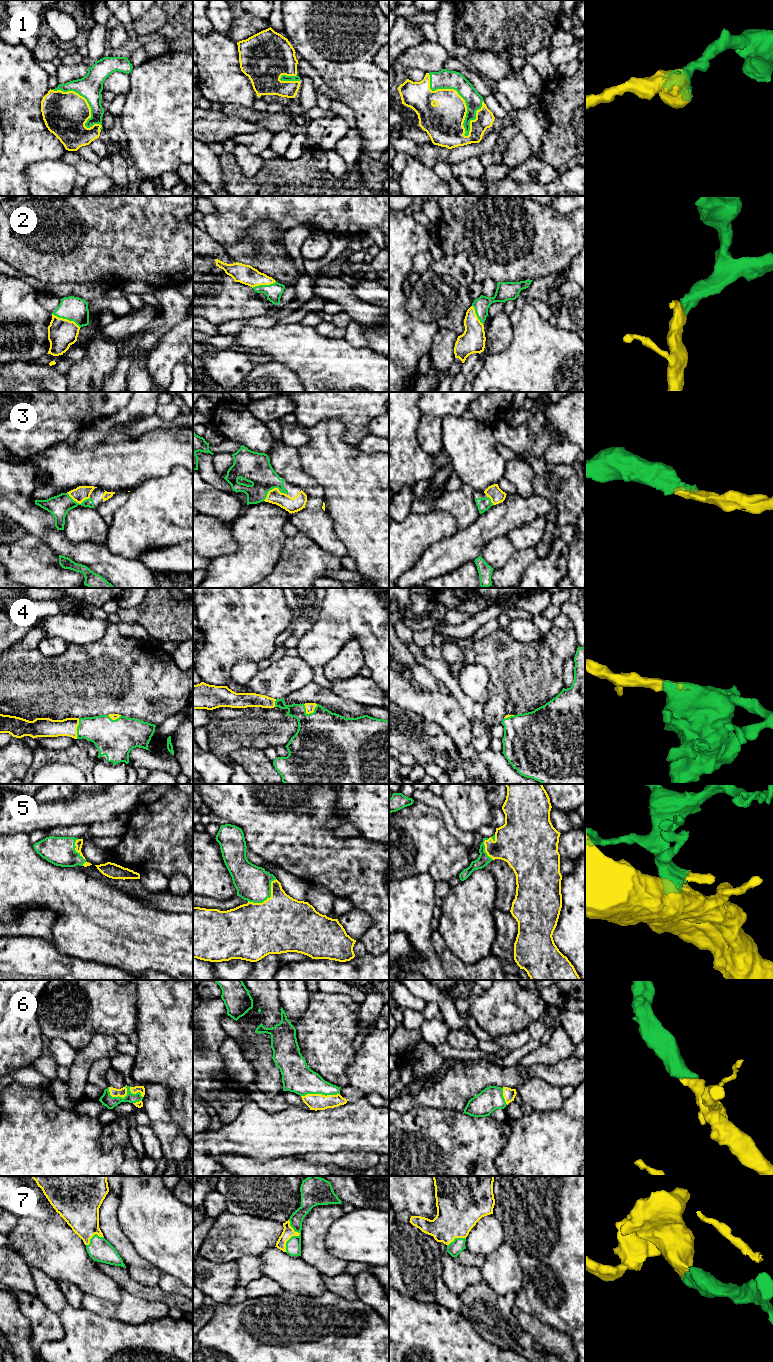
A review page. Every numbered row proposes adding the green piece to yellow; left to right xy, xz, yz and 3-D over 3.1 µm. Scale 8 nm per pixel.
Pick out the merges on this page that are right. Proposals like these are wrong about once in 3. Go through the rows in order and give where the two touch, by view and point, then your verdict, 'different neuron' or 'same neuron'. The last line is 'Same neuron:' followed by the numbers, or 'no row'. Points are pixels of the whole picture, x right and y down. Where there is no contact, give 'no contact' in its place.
1: yz (458, 94) | same neuron
2: xy (66, 319) | same neuron
3: xz (274, 488) | same neuron
4: xz (312, 712) | same neuron
5: xz (268, 898) | same neuron
6: xz (320, 1094) | same neuron
7: xz (295, 1235) | same neuron
Same neuron: 1, 2, 3, 4, 5, 6, 7

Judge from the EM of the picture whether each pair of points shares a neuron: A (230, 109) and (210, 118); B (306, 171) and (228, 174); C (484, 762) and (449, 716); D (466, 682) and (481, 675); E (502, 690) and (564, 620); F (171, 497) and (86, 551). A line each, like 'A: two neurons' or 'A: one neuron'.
A: two neurons
B: one neuron
C: two neurons
D: one neuron
E: two neurons
F: two neurons

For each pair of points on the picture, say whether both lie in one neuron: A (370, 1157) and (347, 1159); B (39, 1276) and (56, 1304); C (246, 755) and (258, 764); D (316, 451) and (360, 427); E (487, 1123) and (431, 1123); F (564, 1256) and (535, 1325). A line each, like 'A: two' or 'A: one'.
A: one
B: one
C: one
D: two
E: one
F: two

